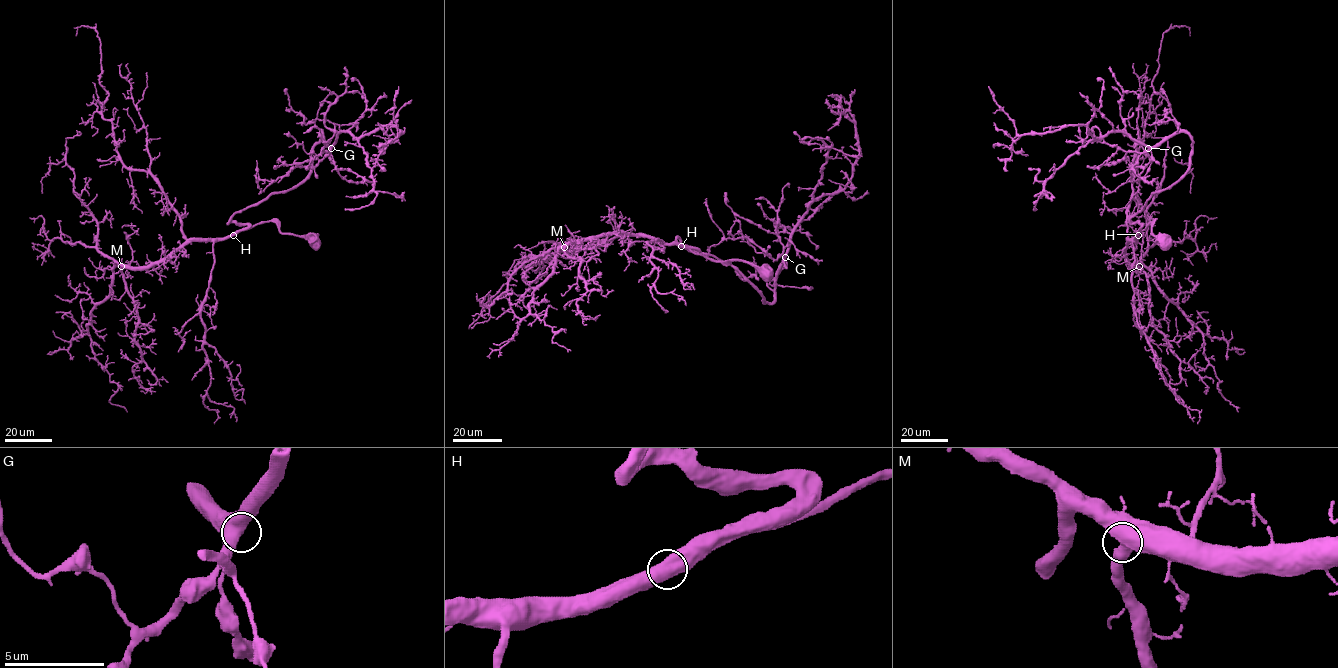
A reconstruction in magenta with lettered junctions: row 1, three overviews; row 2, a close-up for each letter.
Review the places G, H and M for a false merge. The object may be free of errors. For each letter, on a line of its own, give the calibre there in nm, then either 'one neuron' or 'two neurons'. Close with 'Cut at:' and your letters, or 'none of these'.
G: 600 nm thick; one neuron
H: 650 nm thick; one neuron
M: 650 nm thick; one neuron
Cut at: none of these

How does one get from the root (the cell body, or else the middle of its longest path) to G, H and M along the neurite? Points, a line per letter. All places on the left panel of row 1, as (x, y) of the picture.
G: (313, 242), (283, 233), (271, 221), (241, 230), (248, 226), (228, 223), (301, 182), (322, 132), (331, 148)
H: (313, 242), (303, 236), (283, 233), (271, 221), (261, 221), (232, 234)
M: (313, 242), (303, 236), (283, 233), (274, 222), (265, 221), (224, 237), (186, 241), (146, 266), (121, 266)

